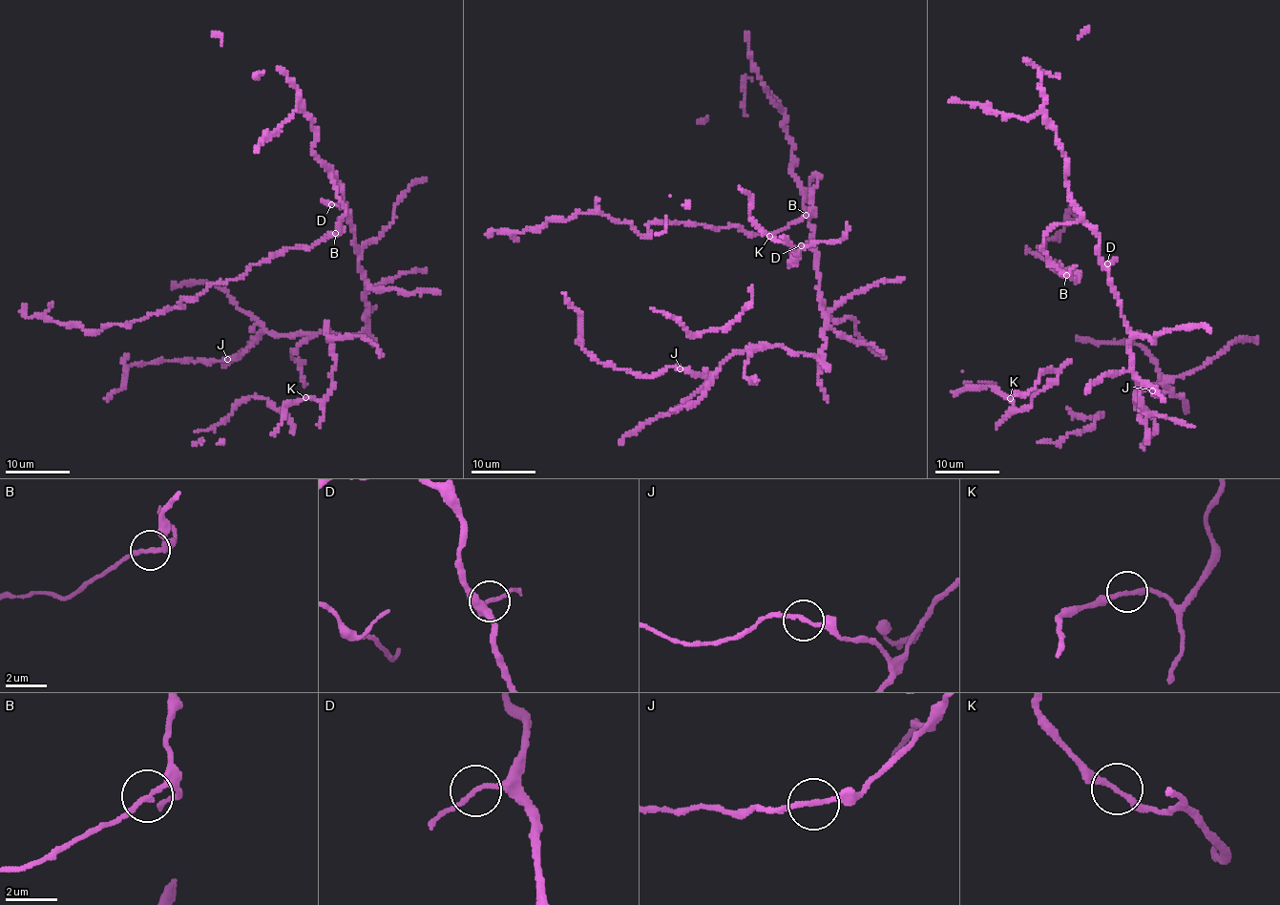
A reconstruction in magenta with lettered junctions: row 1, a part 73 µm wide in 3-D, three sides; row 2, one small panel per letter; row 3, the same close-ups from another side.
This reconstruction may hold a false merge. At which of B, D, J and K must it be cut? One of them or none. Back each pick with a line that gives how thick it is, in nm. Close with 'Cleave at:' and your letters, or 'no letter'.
Cleave at: no letter

